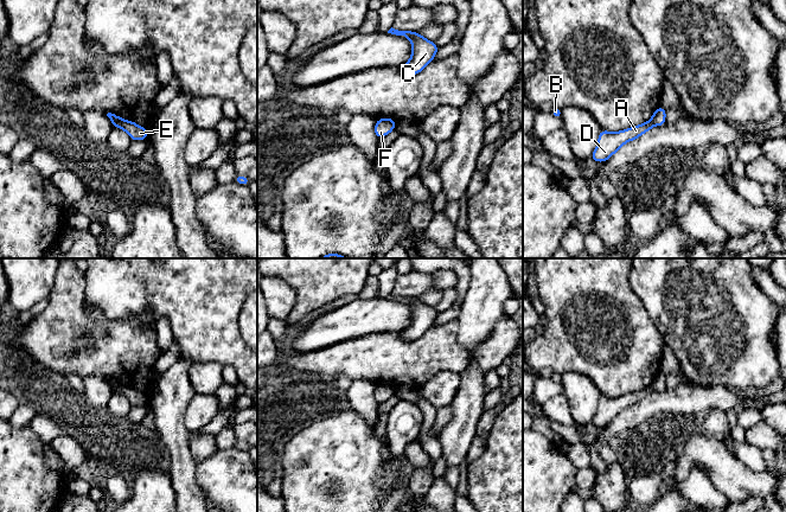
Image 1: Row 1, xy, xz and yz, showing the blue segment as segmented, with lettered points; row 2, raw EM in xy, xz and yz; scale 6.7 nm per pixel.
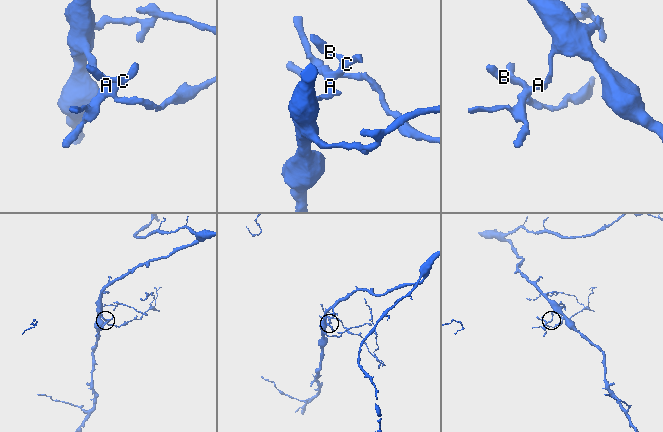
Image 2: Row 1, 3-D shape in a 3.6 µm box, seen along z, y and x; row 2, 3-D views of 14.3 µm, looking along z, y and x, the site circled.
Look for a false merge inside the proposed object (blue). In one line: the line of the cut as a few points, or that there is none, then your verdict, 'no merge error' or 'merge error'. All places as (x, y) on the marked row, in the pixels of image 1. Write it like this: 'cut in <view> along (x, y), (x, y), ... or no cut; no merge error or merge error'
cut in xy along (123, 120), (113, 125); merge error

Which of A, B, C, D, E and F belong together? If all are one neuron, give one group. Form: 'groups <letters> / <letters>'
groups A B C D E / F

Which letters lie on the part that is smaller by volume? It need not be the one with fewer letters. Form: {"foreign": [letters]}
{"foreign": ["A", "B", "C", "D", "E"]}

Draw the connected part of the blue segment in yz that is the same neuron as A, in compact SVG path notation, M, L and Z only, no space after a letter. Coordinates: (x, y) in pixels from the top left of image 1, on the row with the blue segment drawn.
M648 121L616 133L602 129L599 134L599 142L590 159L598 162L608 160L624 143L635 140L652 127L653 124Z

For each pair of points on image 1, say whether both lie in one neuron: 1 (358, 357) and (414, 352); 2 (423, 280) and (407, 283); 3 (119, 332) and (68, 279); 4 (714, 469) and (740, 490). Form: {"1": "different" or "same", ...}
{"1": "same", "2": "same", "3": "same", "4": "same"}

